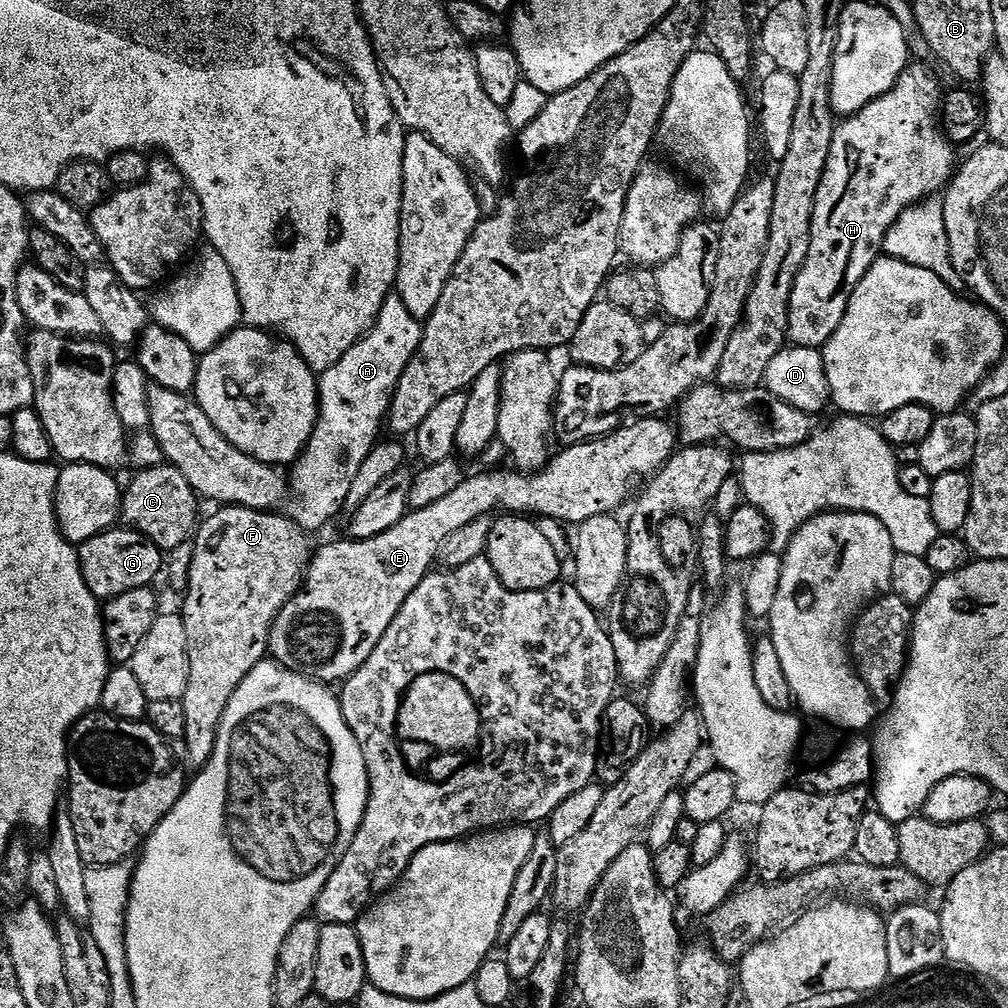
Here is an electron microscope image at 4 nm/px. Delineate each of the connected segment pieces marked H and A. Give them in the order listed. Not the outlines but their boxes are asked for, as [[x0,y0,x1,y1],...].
[[788,64,954,349],[290,294,424,534]]

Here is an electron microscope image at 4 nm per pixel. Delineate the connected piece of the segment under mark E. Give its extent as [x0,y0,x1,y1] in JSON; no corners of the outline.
[268,418,678,686]

